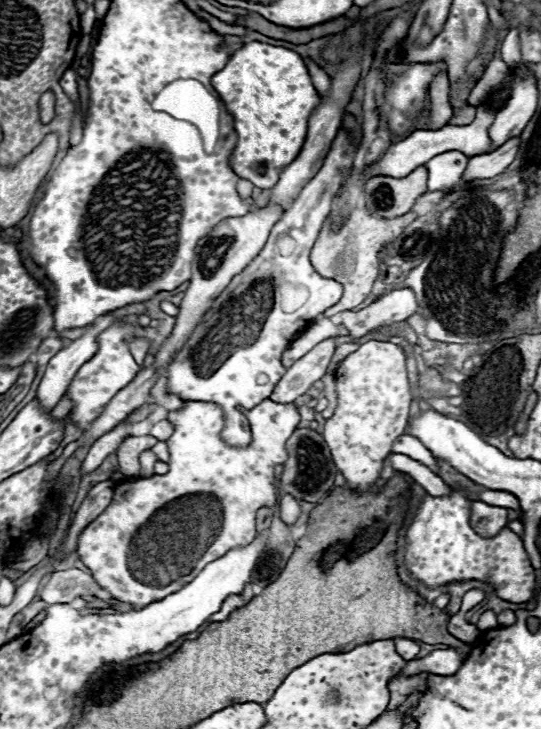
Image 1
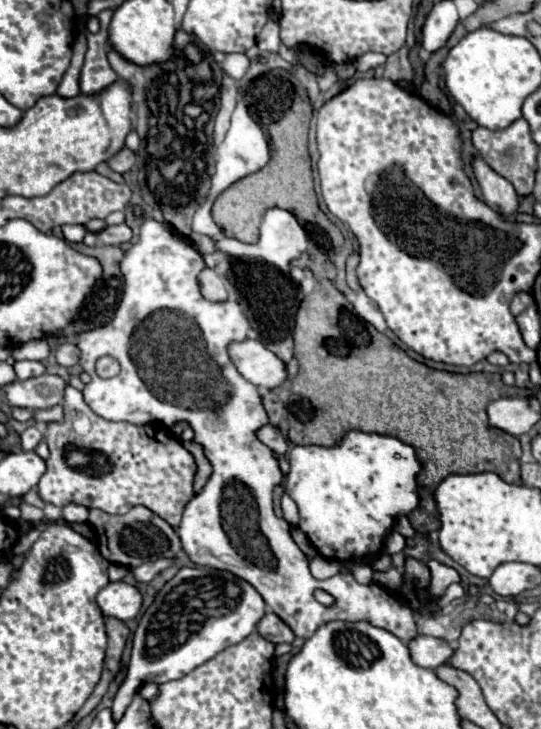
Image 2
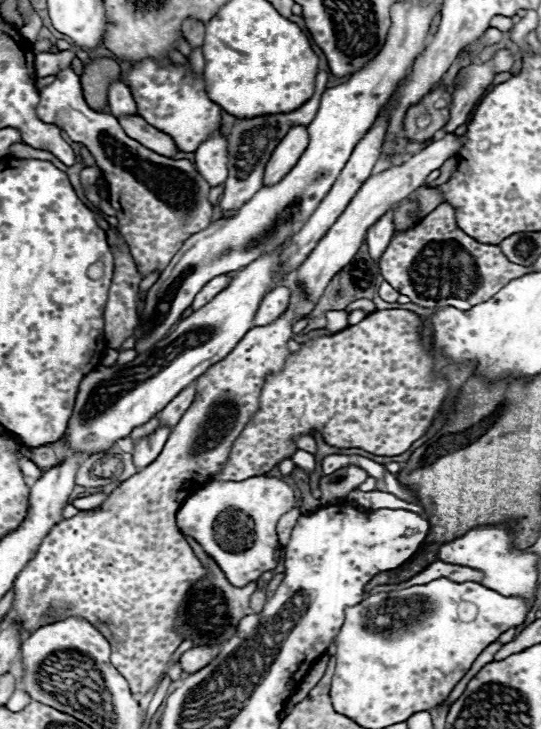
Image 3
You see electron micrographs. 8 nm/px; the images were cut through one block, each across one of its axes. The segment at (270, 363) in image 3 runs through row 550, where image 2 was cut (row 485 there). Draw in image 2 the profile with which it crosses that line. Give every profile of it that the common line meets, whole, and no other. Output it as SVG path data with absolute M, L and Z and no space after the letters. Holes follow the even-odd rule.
M68 386L62 400L64 420L46 424L46 444L50 448L50 456L46 460L46 472L38 482L40 500L66 506L70 502L82 504L86 508L100 508L108 514L126 514L132 506L146 506L164 518L172 528L178 528L182 512L190 498L194 496L194 476L196 476L196 460L182 446L182 442L160 422L148 422L142 426L130 422L110 422L94 414L82 398L82 392Z

